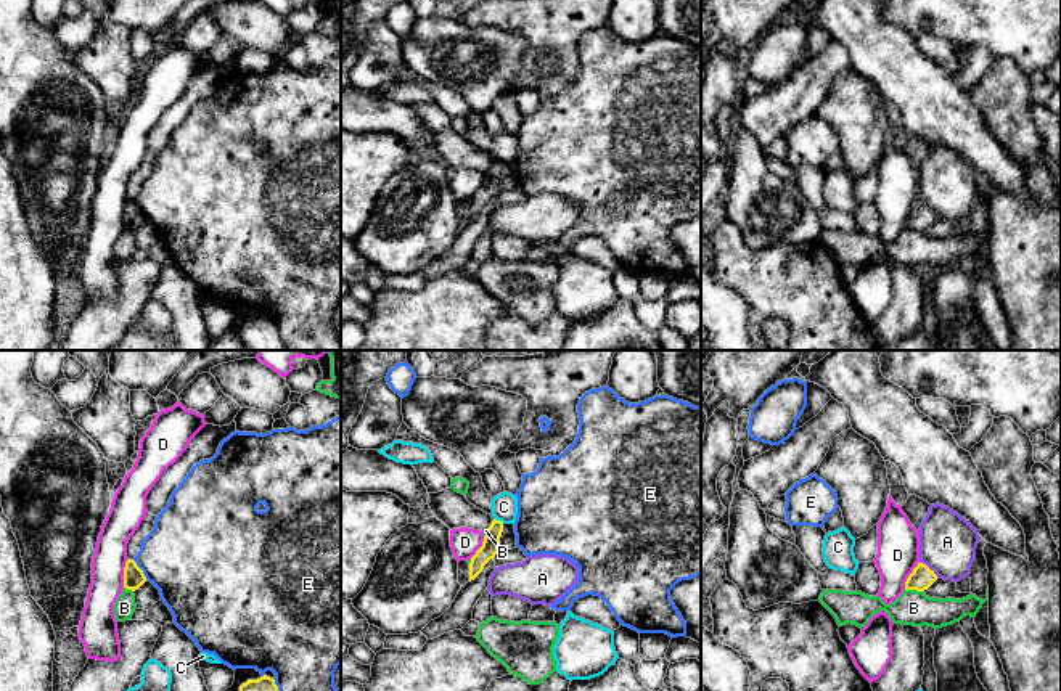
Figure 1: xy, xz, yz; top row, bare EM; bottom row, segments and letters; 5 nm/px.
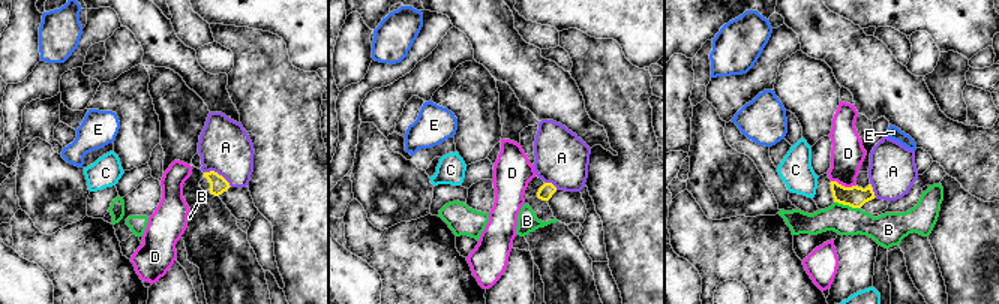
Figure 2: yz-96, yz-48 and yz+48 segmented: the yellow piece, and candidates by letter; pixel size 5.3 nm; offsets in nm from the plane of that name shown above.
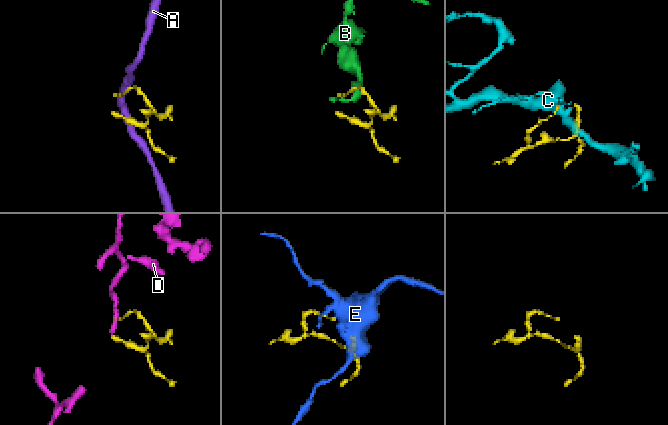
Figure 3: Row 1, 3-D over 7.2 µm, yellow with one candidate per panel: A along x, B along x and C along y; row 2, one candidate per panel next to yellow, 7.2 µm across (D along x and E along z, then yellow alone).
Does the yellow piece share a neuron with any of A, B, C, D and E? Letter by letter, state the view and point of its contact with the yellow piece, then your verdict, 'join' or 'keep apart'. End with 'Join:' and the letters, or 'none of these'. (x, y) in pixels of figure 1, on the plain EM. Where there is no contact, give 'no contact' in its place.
A: yz (929, 209) | keep apart
B: yz (913, 228) | keep apart
C: xz (499, 161) | keep apart
D: xy (124, 212) | keep apart
E: xy (140, 209) | keep apart
Join: none of these

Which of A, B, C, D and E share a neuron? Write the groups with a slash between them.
A / B / C / D / E

